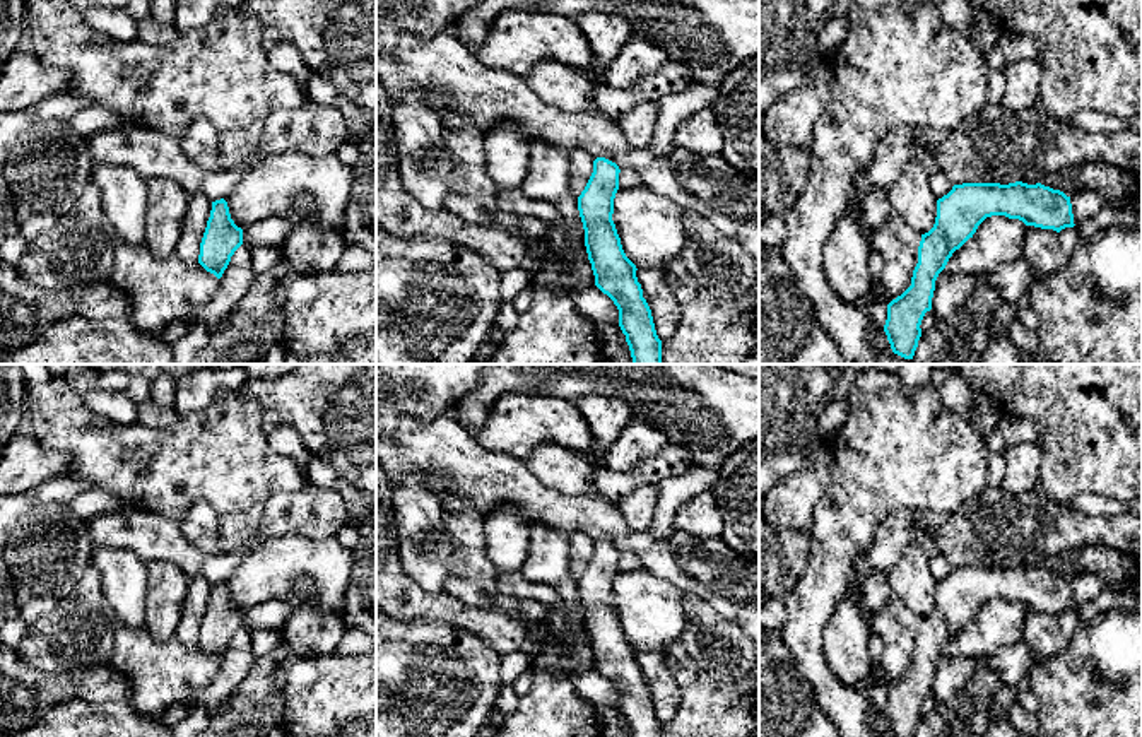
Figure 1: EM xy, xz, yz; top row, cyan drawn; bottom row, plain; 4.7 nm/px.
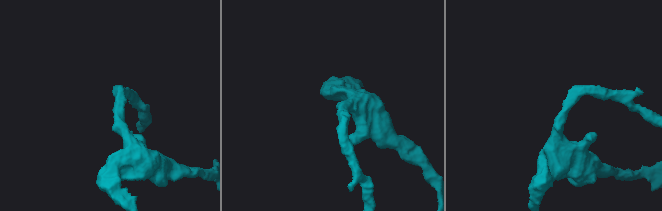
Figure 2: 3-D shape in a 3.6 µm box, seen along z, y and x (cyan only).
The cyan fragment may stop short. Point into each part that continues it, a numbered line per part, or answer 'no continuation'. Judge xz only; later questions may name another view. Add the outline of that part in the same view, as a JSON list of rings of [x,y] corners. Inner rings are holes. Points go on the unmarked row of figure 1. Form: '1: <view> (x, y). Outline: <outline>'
no continuation

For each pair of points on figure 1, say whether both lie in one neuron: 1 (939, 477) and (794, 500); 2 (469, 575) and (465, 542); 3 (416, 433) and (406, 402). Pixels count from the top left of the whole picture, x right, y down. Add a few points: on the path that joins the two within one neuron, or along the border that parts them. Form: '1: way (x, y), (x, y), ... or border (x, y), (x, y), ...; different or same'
1: border (830, 457), (830, 486), (818, 501), (807, 530); different
2: way (469, 566), (469, 551); same
3: border (448, 411), (428, 421), (404, 416), (394, 433); different

